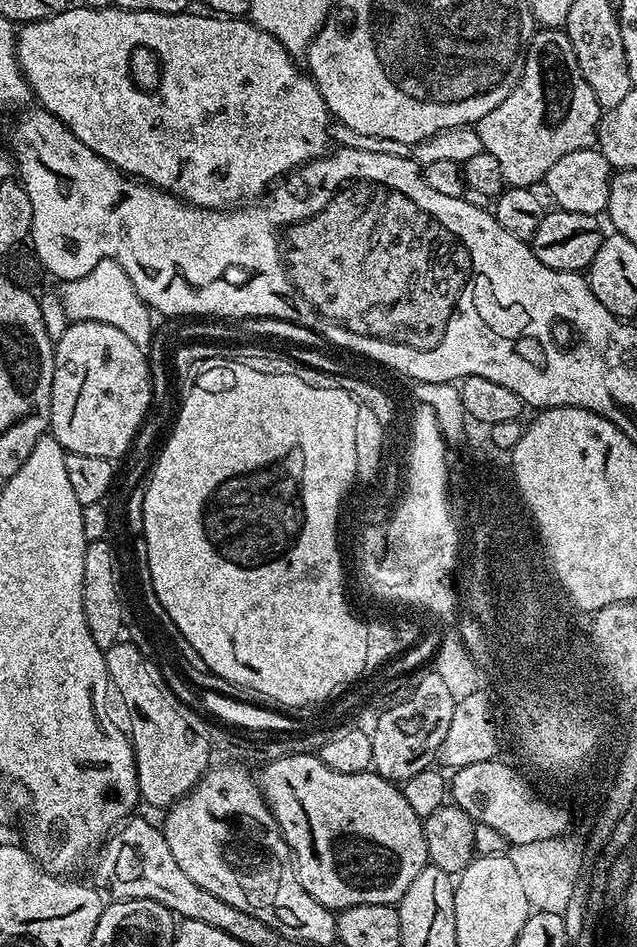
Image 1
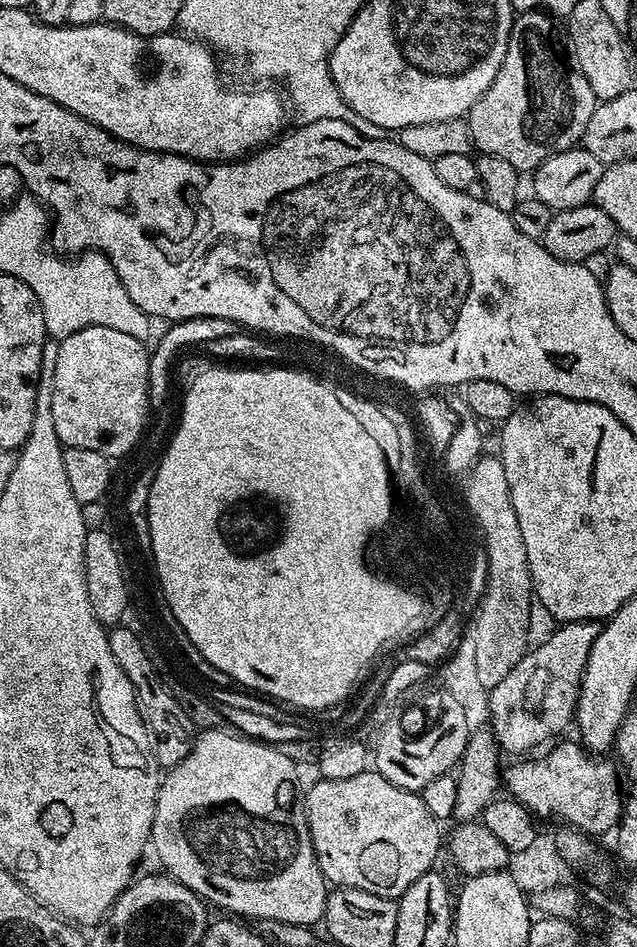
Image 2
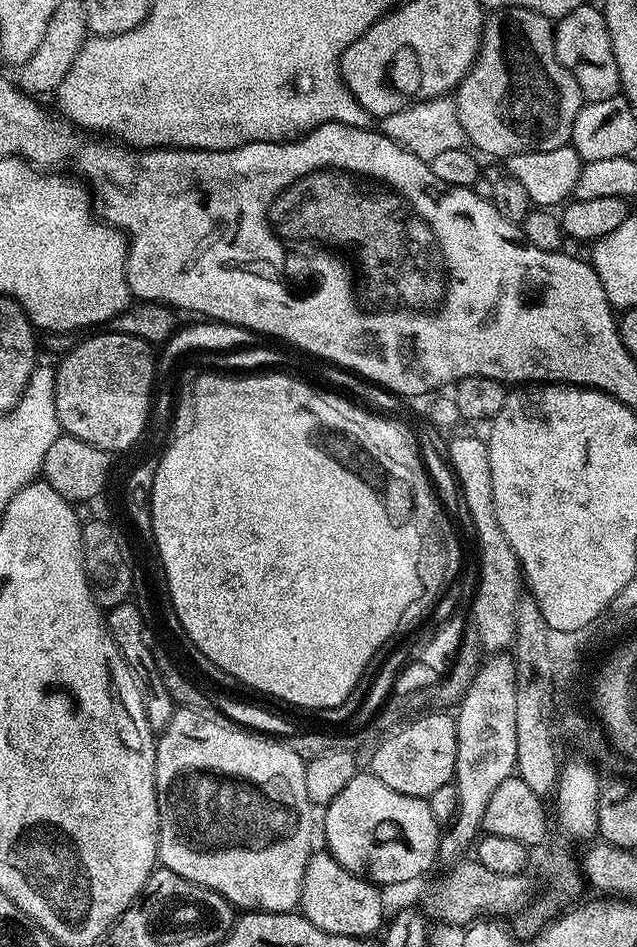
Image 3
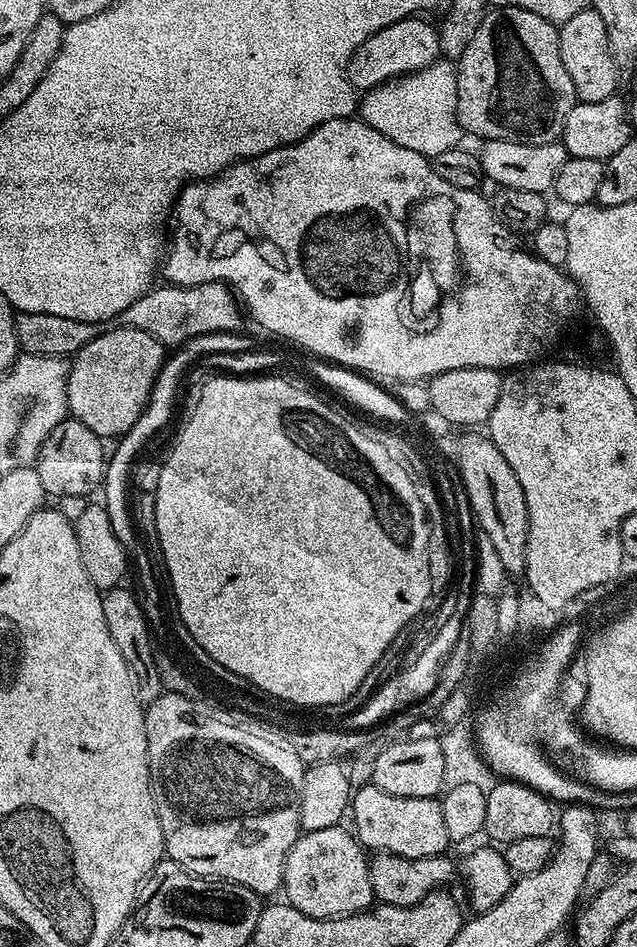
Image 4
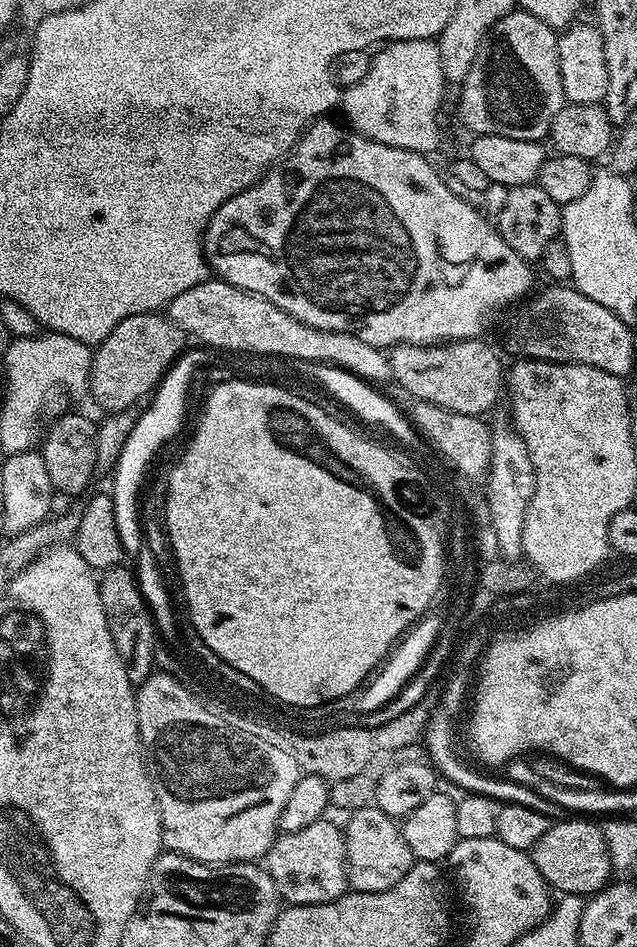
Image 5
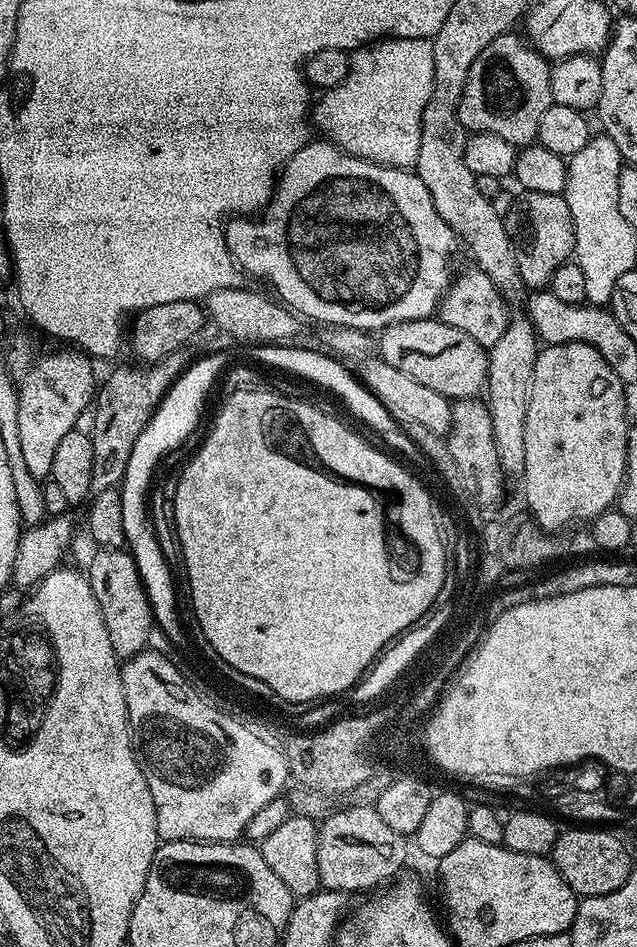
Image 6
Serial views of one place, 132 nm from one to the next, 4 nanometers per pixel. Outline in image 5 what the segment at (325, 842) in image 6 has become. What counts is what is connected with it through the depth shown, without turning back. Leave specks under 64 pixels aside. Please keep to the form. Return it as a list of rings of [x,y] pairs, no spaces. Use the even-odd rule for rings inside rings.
[[[369,806],[360,808],[348,820],[348,828],[343,829],[348,863],[348,886],[353,892],[381,892],[390,890],[414,863],[410,846],[404,841],[401,825],[388,816],[381,808]]]

